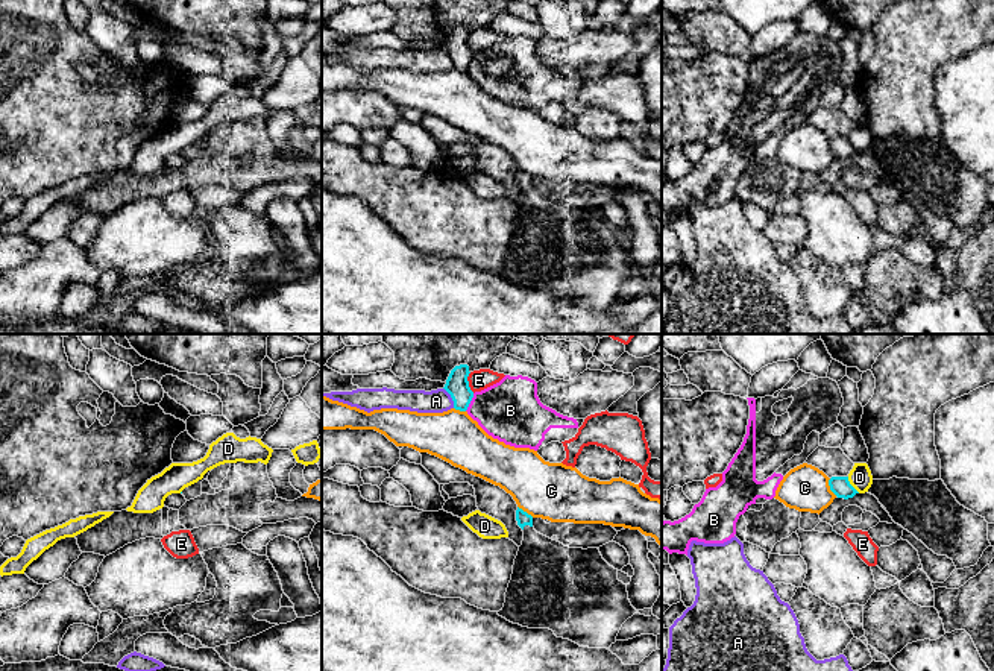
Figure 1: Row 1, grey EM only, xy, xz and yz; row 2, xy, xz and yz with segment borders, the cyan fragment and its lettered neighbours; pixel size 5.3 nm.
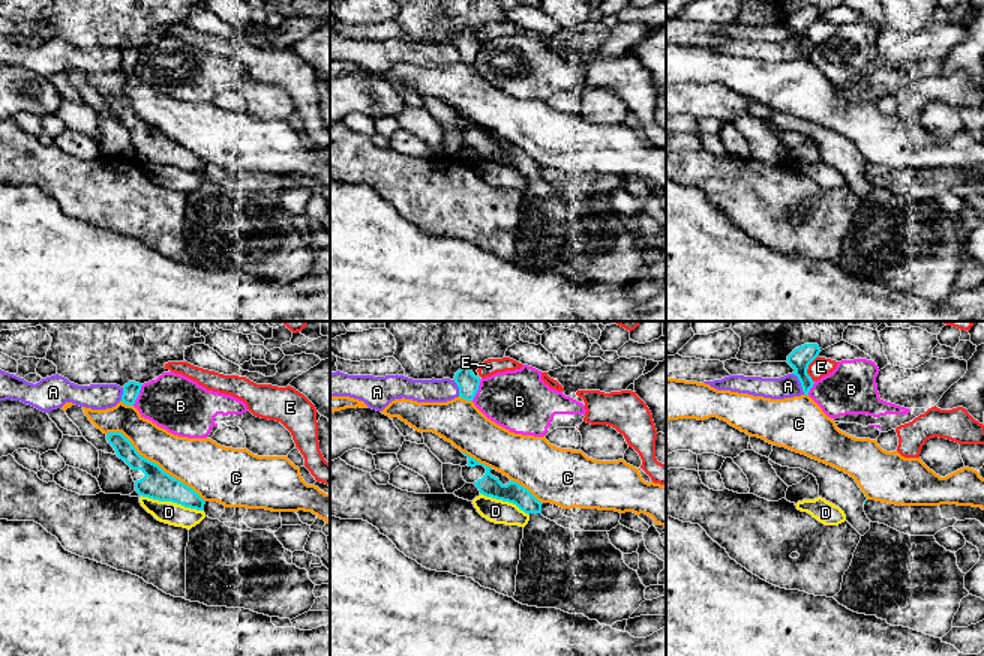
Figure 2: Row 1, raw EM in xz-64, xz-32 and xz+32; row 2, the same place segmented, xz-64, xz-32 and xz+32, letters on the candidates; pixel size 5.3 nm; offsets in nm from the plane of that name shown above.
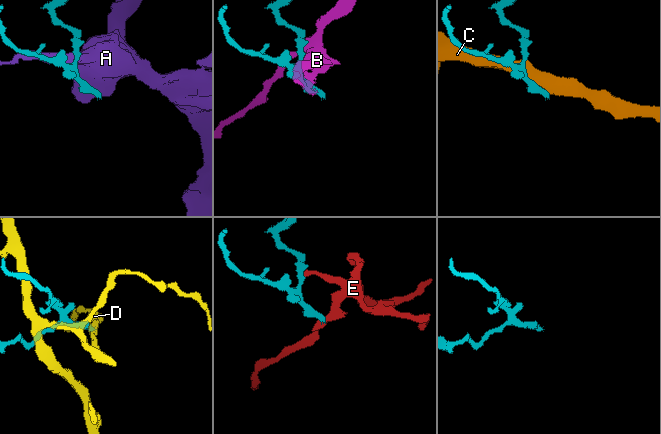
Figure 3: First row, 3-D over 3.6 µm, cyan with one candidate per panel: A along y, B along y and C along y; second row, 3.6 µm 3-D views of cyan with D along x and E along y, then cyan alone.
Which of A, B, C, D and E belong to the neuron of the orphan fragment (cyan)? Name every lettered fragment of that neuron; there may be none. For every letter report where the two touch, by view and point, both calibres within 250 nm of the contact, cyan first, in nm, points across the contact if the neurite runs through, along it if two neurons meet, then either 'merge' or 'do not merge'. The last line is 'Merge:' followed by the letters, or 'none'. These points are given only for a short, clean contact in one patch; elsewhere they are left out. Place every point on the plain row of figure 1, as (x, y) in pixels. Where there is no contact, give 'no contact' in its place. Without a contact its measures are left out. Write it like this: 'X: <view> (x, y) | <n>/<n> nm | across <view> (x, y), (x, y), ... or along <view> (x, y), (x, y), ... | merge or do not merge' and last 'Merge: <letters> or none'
A: xz (451, 56) | 120/130 nm | along xz (443, 47), (454, 67) | do not merge
B: xz (469, 63) | 120/320 nm | do not merge
C: yz (830, 148) | 100/240 nm | do not merge
D: yz (850, 144) | 100/120 nm | along yz (847, 137), (859, 152) | do not merge
E: xz (468, 43) | 120/110 nm | along xz (469, 32), (468, 43), (474, 52) | do not merge
Merge: none

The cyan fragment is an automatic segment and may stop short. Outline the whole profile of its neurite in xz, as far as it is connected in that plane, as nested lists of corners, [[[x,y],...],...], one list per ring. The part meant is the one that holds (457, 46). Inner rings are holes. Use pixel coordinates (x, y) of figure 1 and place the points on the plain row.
[[[467,24],[455,26],[443,47],[451,55],[454,68],[460,71],[466,71],[473,58],[473,52],[470,50],[467,41],[469,33]]]

